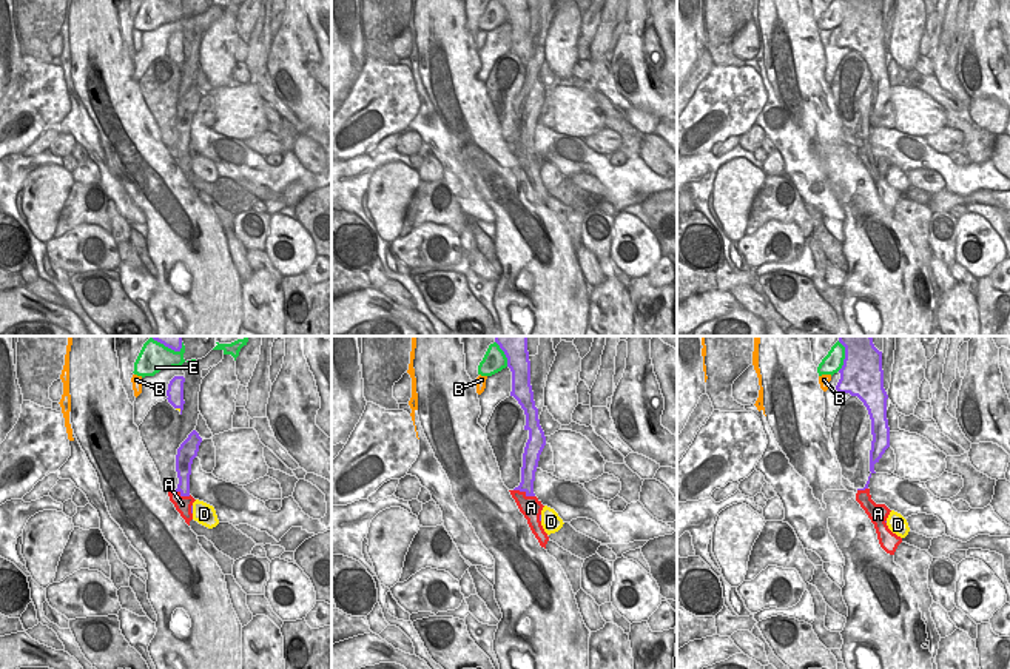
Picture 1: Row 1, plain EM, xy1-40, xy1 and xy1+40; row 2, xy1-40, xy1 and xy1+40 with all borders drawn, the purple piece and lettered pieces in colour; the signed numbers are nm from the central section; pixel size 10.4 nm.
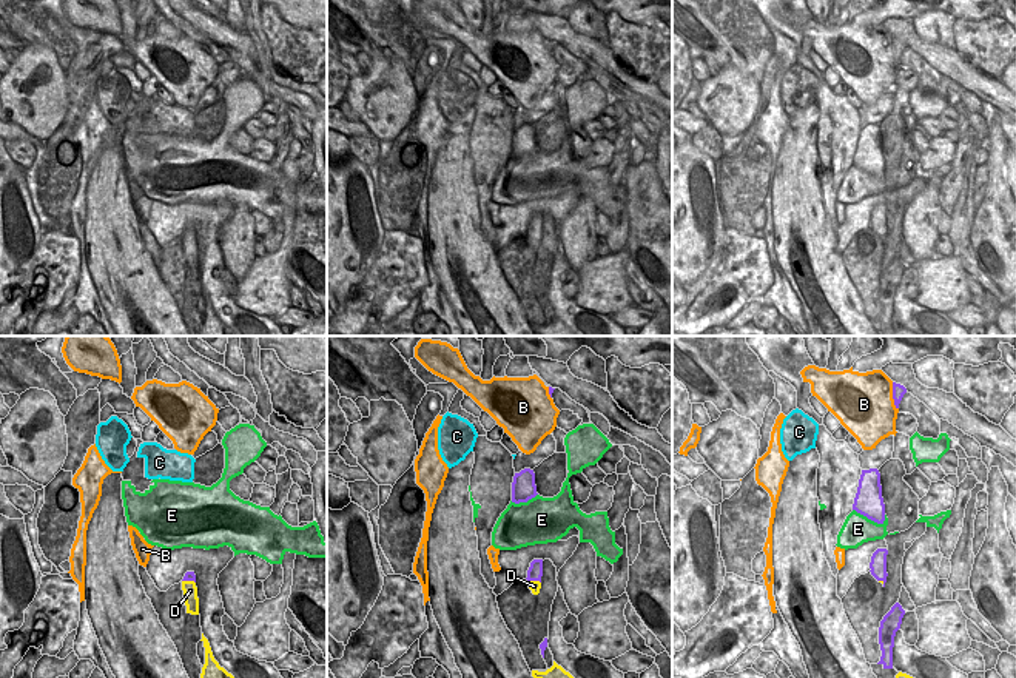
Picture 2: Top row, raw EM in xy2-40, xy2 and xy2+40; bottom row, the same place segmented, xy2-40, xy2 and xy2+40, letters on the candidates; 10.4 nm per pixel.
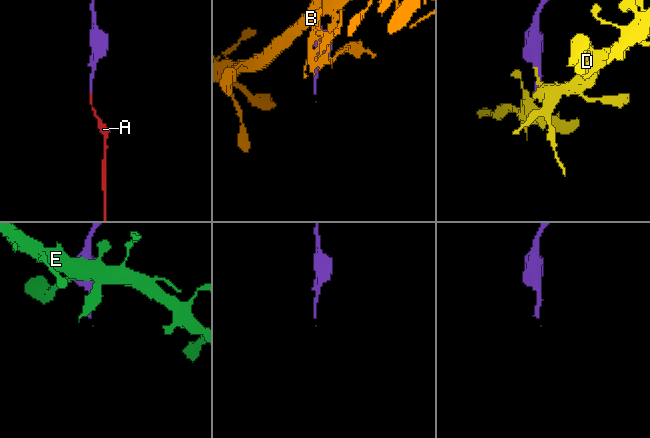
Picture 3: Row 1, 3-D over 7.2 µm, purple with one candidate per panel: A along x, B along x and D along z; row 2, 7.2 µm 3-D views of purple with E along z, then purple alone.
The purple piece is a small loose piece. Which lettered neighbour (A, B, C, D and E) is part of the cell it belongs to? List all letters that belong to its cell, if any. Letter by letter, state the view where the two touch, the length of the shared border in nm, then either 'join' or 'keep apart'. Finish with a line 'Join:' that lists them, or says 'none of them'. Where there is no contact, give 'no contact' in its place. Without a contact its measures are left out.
A: meets purple in xy1; contact 240 nm long; join
B: meets purple in xy2+40; contact 300 nm long; keep apart
C: no contact; keep apart
D: meets purple in xy2; contact 150 nm long; keep apart
E: meets purple in xy2+40; contact 380 nm long; keep apart
Join: A

